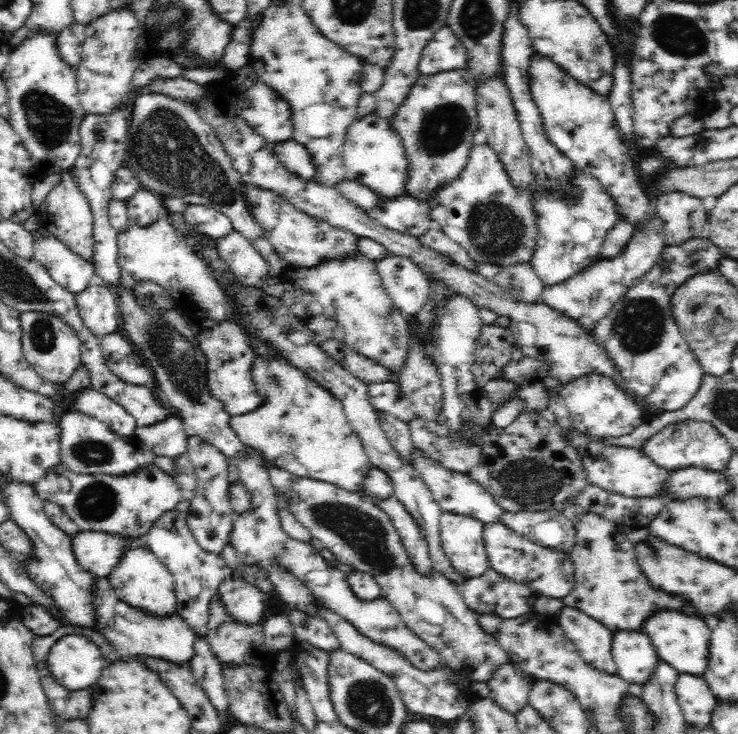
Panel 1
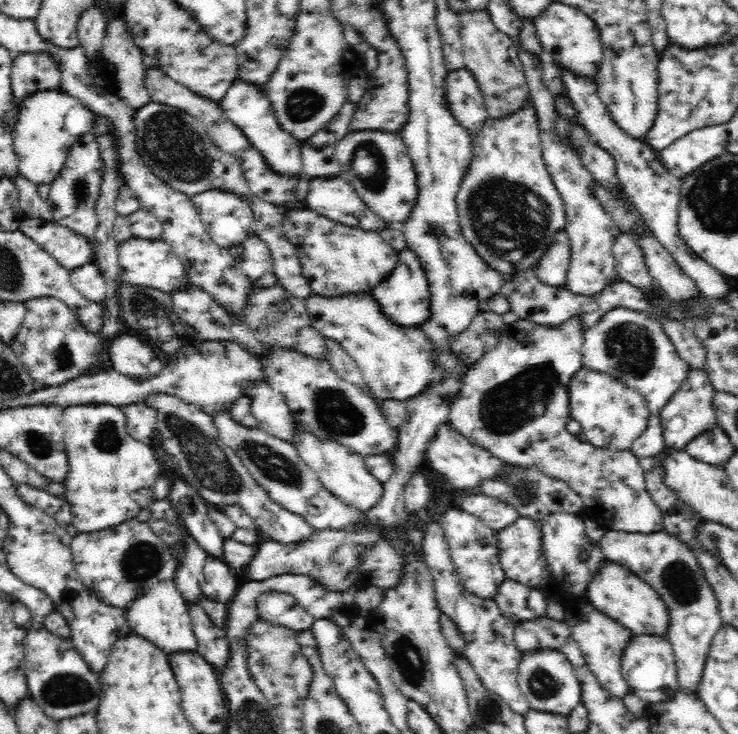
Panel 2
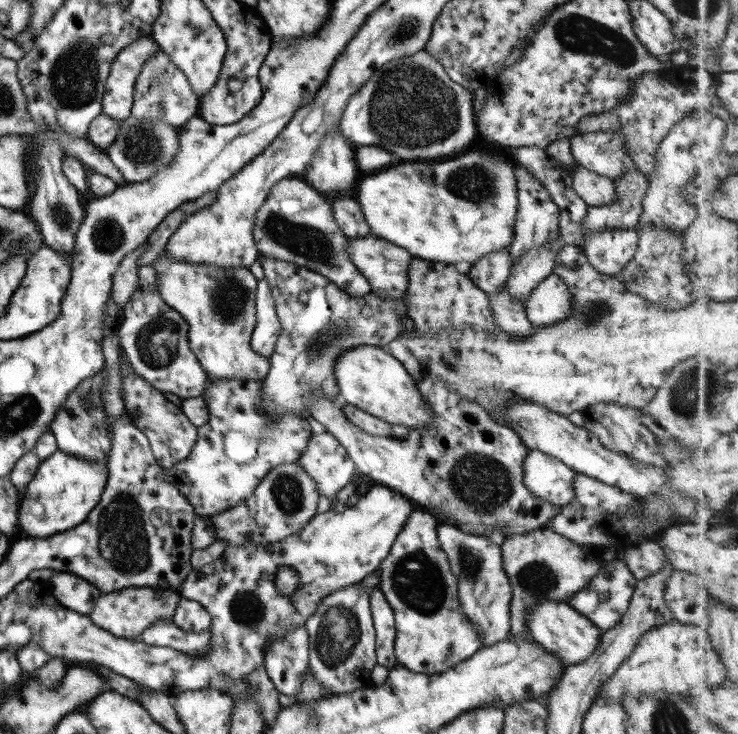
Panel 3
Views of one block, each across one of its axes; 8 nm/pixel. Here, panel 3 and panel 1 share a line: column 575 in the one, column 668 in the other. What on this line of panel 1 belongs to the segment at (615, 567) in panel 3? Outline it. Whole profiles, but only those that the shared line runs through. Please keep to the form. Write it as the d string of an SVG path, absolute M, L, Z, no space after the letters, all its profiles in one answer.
M578 512L574 515L574 527L576 544L570 557L574 563L575 588L561 599L564 607L586 613L613 633L630 629L640 631L646 620L660 612L696 615L697 609L682 595L652 586L636 560L635 543L615 523L594 513Z

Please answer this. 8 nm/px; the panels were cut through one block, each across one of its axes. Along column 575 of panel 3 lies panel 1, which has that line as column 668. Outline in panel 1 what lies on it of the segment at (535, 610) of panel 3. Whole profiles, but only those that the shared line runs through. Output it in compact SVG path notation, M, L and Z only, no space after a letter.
M660 612L644 622L642 630L648 633L659 658L672 665L681 674L703 677L708 670L711 624L698 617L675 612Z

